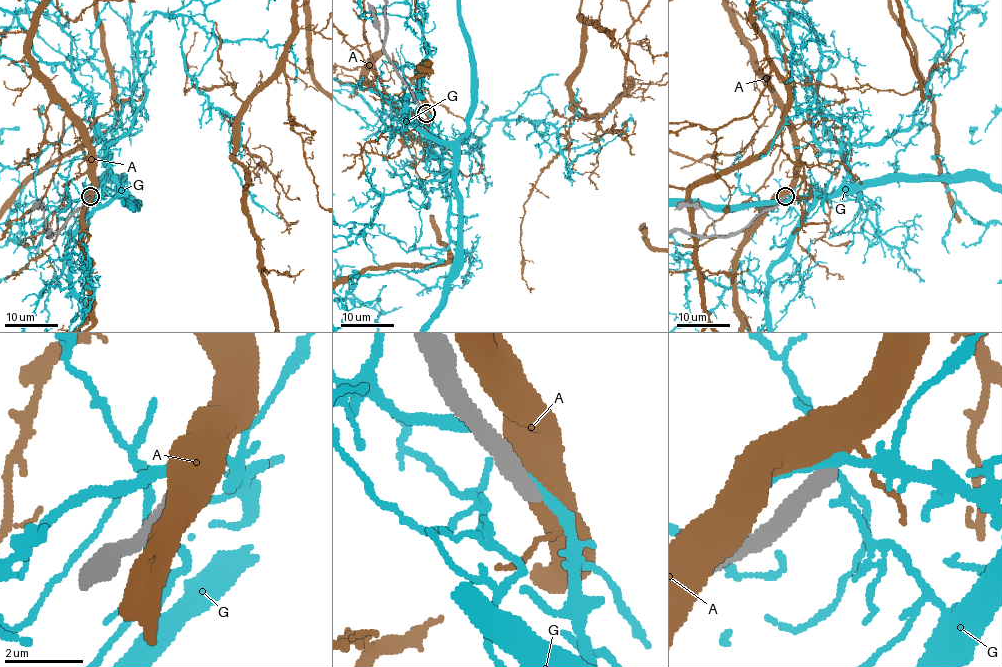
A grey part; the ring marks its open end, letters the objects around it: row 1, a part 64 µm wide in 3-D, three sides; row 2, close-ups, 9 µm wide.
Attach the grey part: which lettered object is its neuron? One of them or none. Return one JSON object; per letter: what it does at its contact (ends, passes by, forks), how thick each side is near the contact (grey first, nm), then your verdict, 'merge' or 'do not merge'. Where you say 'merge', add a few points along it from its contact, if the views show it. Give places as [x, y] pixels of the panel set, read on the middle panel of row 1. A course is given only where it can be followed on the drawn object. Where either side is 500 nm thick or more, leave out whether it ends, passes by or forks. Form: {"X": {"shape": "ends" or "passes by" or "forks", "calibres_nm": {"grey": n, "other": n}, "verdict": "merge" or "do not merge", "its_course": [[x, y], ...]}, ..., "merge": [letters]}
{"A": {"calibres_nm": {"grey": 440, "other": 800}, "verdict": "do not merge"}, "G": {"shape": "forks", "calibres_nm": {"grey": 480, "other": 200}, "verdict": "do not merge"}, "merge": []}

